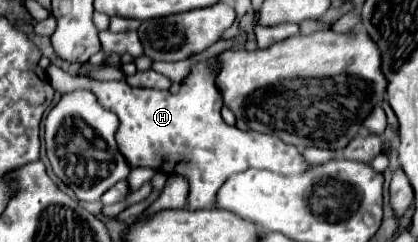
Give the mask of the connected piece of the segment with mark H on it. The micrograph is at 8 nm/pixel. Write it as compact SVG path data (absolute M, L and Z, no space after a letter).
M213 61L199 63L185 77L177 95L157 89L129 87L125 81L97 81L83 75L69 75L55 65L49 65L47 77L55 91L69 93L75 89L87 89L95 93L99 103L119 117L117 143L131 167L153 167L166 175L183 175L189 179L189 209L215 207L217 189L227 177L245 171L249 167L261 167L267 163L275 173L295 175L307 169L301 151L295 145L287 145L281 139L263 135L257 131L241 131L225 125L221 119L221 93L213 83Z

